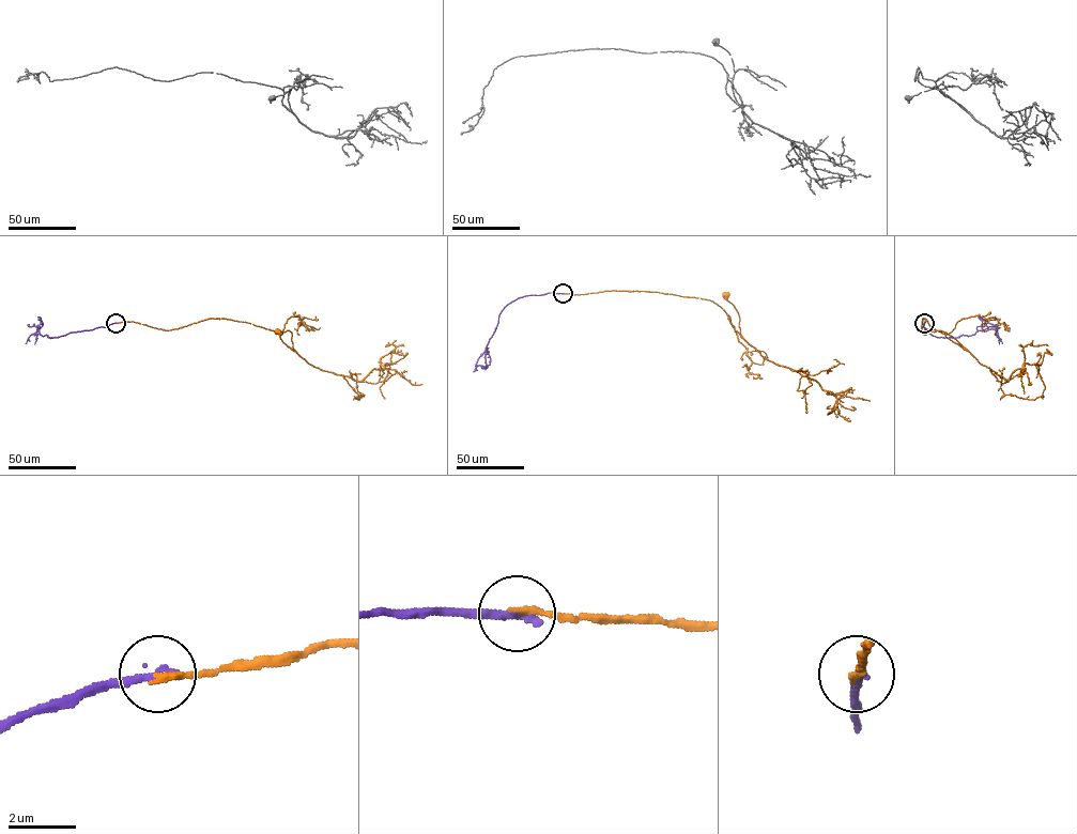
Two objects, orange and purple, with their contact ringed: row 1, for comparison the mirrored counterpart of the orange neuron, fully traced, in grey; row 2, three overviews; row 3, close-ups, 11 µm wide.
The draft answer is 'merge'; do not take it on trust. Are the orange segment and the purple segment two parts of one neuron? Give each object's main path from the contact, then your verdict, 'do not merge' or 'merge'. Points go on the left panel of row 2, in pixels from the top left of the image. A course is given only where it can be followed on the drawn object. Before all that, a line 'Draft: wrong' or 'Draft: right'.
Draft: right
orange via (116, 323), (133, 321), (168, 330), (211, 318), (232, 320), (273, 330), (294, 351), (291, 333), (277, 331) | purple via (116, 323), (50, 338), (37, 330), (43, 323), (37, 318) | merge

